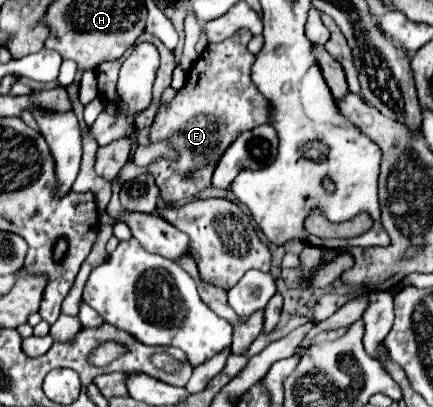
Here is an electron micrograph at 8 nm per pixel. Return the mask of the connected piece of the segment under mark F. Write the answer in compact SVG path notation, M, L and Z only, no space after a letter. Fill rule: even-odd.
M240 30L236 36L230 36L224 42L206 46L202 56L190 68L186 84L170 102L160 100L156 120L150 128L150 142L172 144L176 160L158 158L148 164L146 170L128 162L116 176L120 184L136 178L136 174L148 172L154 176L160 194L168 204L176 204L182 198L194 198L198 192L212 186L212 172L228 146L242 132L268 122L268 102L250 80L250 66L254 62L254 54L250 54L246 48L250 38L250 32Z

